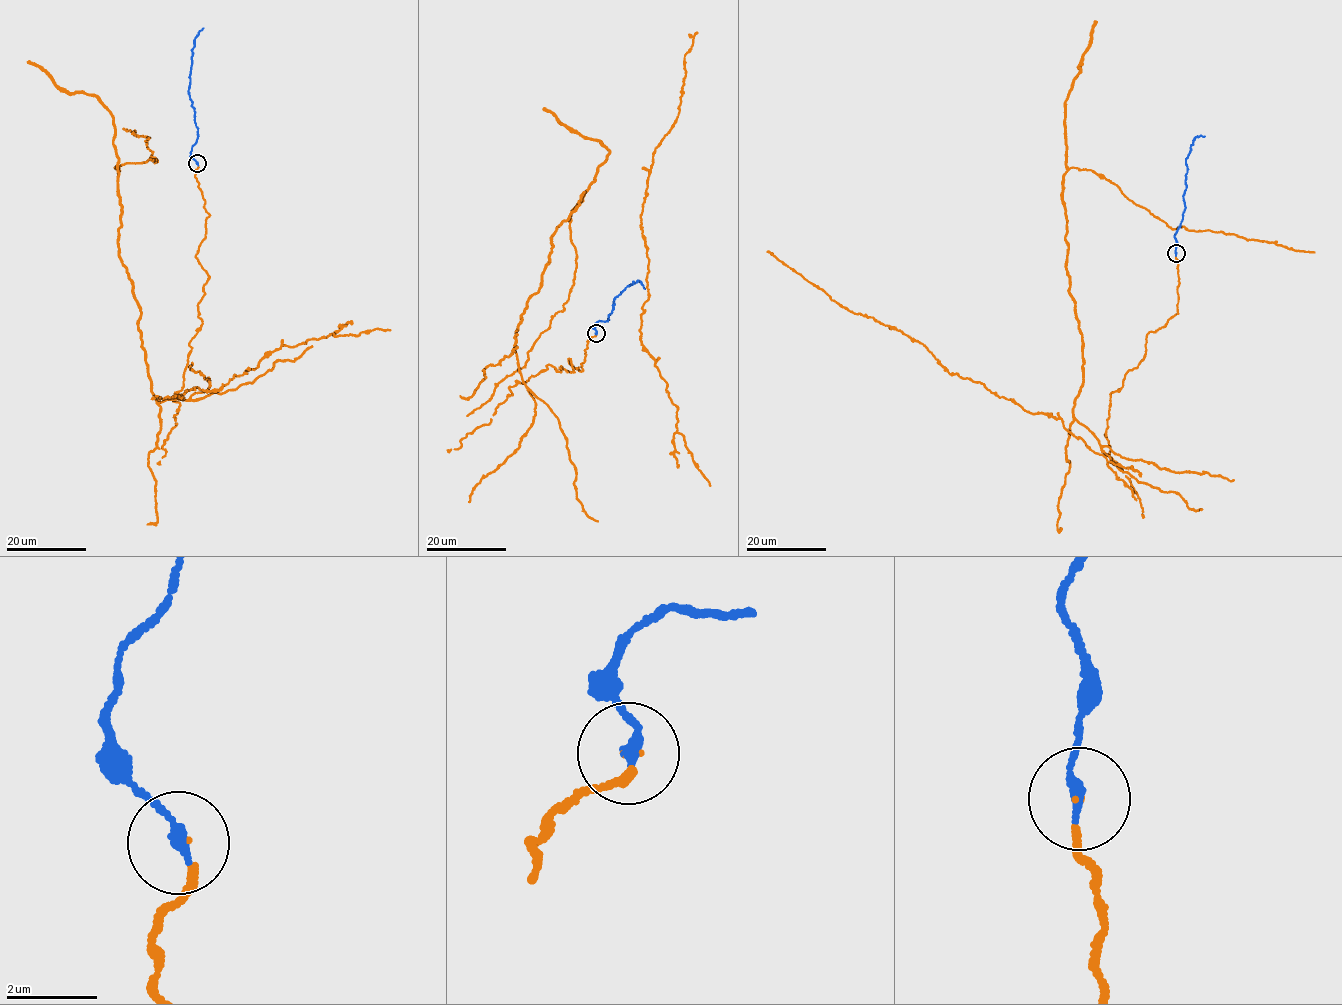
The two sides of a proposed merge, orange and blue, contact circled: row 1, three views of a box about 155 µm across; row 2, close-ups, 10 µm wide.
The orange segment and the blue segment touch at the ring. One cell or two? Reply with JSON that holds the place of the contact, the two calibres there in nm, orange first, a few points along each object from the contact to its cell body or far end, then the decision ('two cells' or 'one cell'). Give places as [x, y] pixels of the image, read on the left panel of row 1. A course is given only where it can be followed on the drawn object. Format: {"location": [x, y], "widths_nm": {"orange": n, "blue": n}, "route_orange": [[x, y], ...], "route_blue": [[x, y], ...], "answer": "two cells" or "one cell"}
{"location": [197, 163], "widths_nm": {"orange": 90, "blue": 240}, "route_orange": [[196, 163], [202, 322], [180, 400], [163, 402], [119, 256], [115, 167], [157, 161], [122, 128]], "route_blue": [[197, 163], [190, 152], [198, 130], [188, 91], [194, 41], [204, 28]], "answer": "one cell"}

